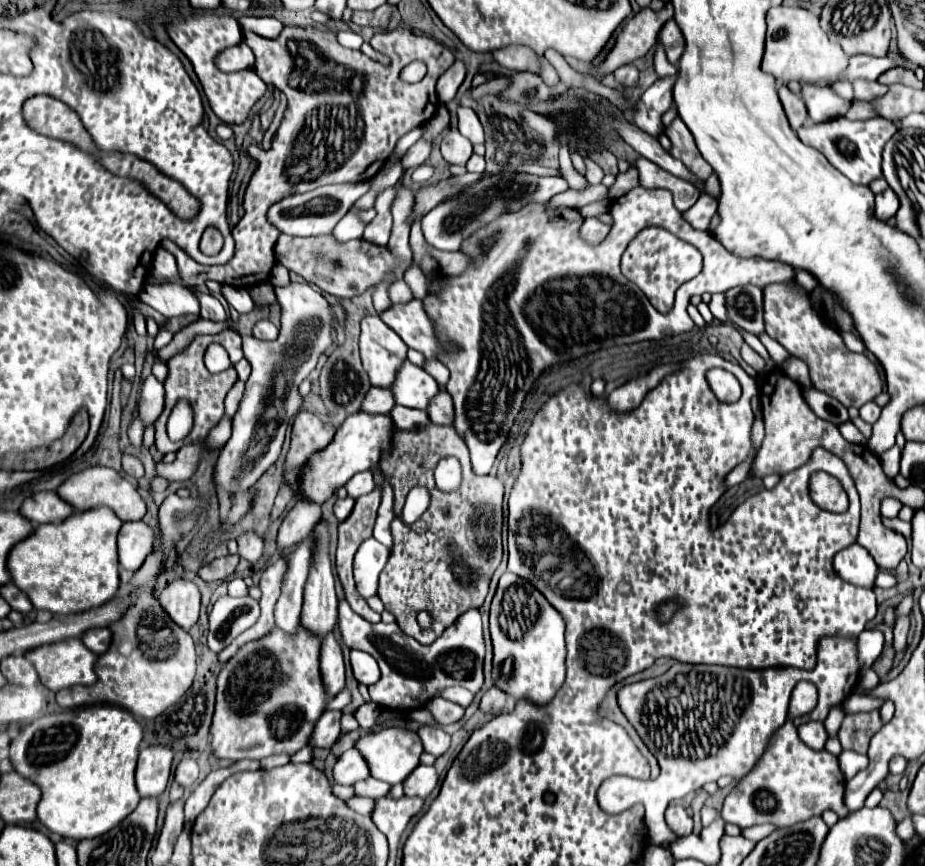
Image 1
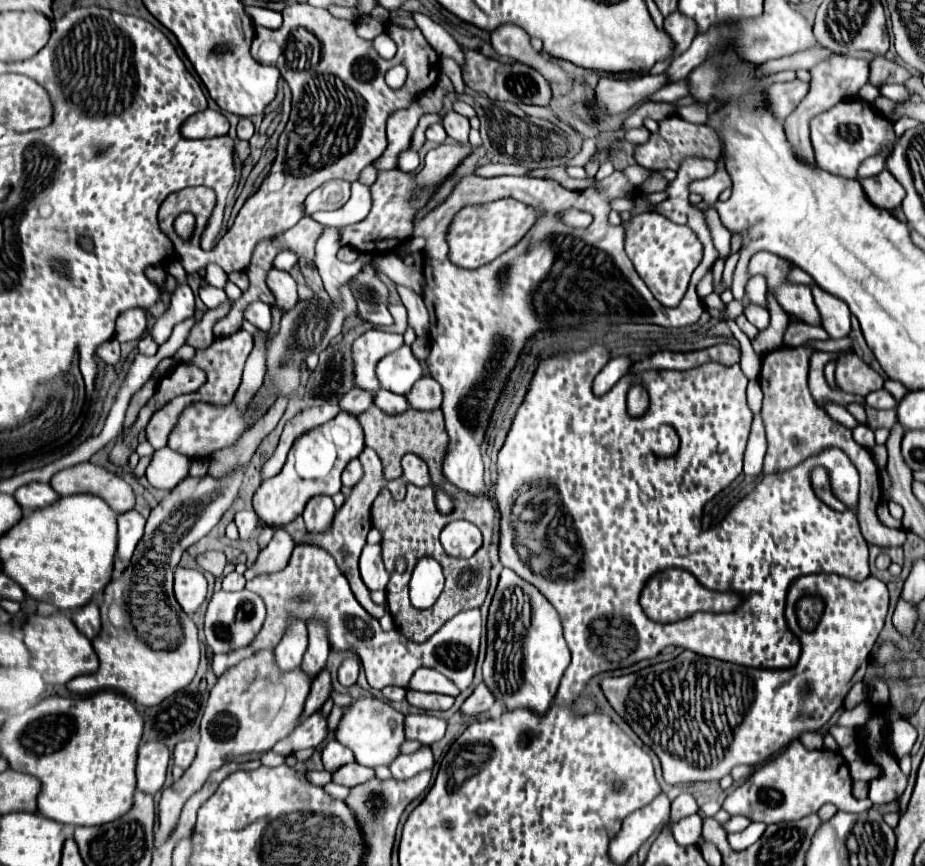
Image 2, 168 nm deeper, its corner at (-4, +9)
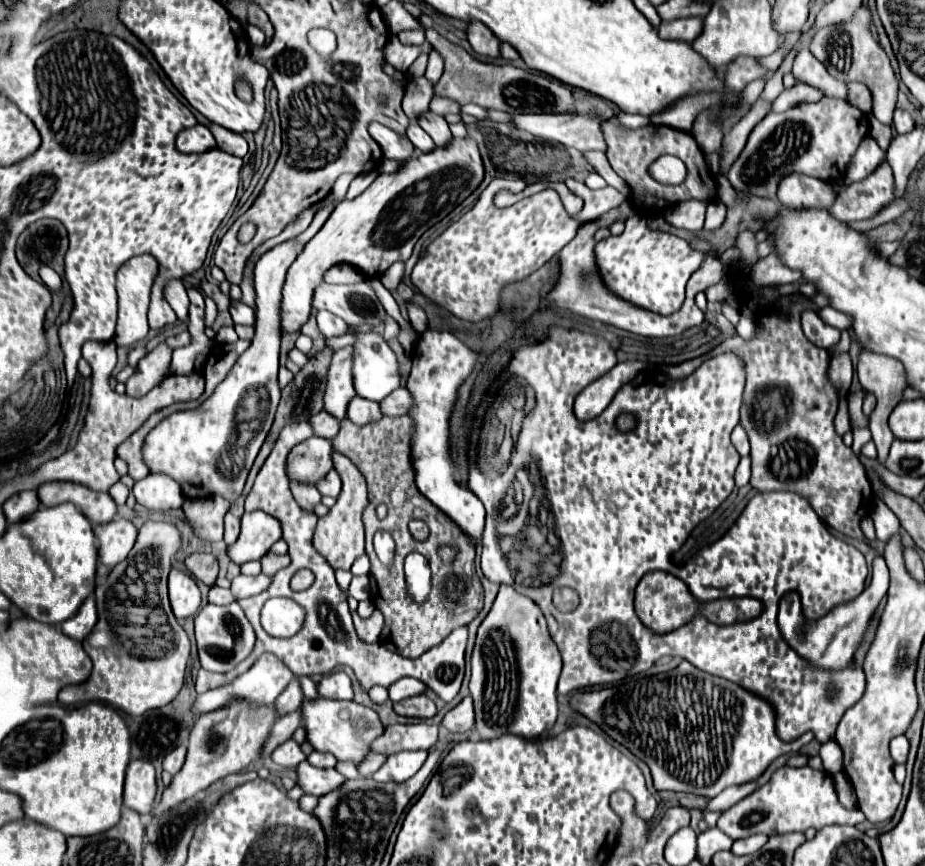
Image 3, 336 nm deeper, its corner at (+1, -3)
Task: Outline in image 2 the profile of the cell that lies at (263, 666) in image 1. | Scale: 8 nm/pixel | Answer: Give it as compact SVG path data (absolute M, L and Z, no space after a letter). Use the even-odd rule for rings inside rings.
M268 649L246 661L240 661L238 667L228 669L210 691L210 699L200 723L202 739L198 743L194 765L190 765L184 775L166 791L162 791L158 805L162 835L168 837L170 829L174 829L178 823L182 805L188 801L188 797L192 797L192 793L202 789L212 771L220 769L232 757L270 751L282 737L292 733L292 729L300 723L300 713L308 691L310 679L300 669L278 673L278 669L274 669L274 653Z

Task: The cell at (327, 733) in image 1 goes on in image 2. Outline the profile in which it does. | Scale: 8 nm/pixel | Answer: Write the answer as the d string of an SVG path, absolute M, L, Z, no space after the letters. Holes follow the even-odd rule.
M314 713L306 717L306 721L302 721L288 737L278 741L272 751L288 757L300 749L314 749L324 741L326 733L328 733L326 717L322 717L320 713Z

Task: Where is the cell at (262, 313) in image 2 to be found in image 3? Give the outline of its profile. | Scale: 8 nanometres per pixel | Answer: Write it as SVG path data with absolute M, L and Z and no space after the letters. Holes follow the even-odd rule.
M231 301L231 317L235 325L255 325L255 311L247 305L241 305L237 301Z

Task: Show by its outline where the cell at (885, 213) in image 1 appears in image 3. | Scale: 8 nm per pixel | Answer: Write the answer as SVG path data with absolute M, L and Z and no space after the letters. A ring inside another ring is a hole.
M883 163L873 175L843 189L829 209L839 221L865 221L873 219L883 207L895 201L893 171Z

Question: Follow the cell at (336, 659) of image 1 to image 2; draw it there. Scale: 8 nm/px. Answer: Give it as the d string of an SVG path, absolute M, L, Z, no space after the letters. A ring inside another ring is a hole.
M324 669L324 673L318 673L318 677L310 685L310 693L306 697L306 705L304 705L304 711L302 711L302 717L300 719L306 719L312 713L316 713L322 707L322 703L328 699L330 689L332 689L330 673Z

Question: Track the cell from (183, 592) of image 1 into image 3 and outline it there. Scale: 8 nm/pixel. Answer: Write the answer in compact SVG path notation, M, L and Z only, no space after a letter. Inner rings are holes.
M171 569L169 573L169 599L179 623L195 615L201 607L201 591L197 583L177 569Z

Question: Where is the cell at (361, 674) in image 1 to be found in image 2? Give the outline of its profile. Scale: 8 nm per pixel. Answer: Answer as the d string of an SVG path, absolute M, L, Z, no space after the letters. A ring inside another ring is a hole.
M344 659L344 663L338 667L338 681L340 681L340 685L344 685L344 687L350 687L350 685L354 685L356 683L356 677L358 677L358 669L360 669L360 665L358 665L358 659Z

